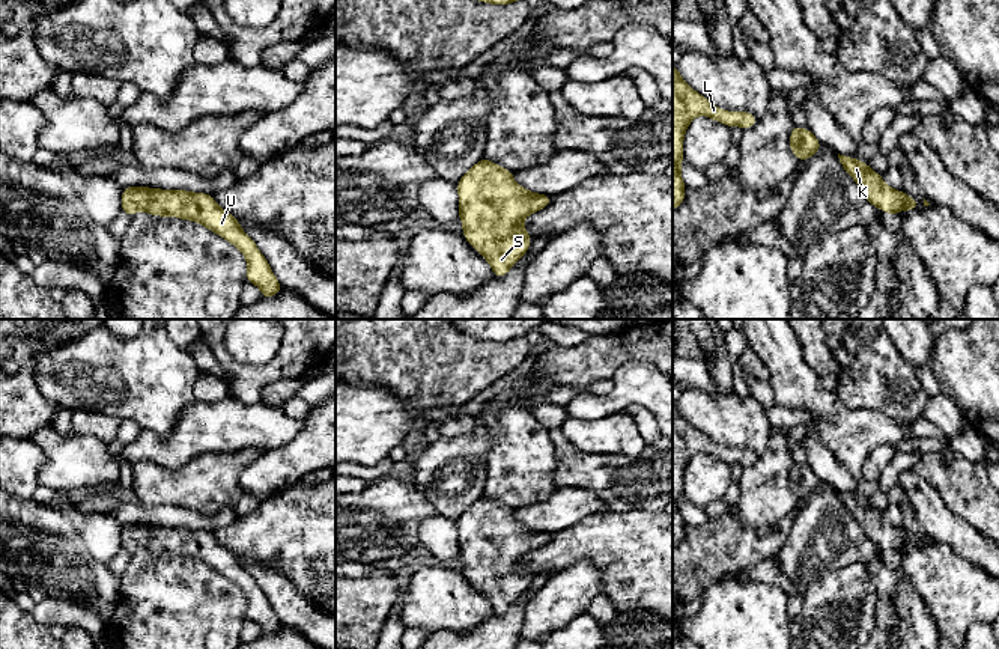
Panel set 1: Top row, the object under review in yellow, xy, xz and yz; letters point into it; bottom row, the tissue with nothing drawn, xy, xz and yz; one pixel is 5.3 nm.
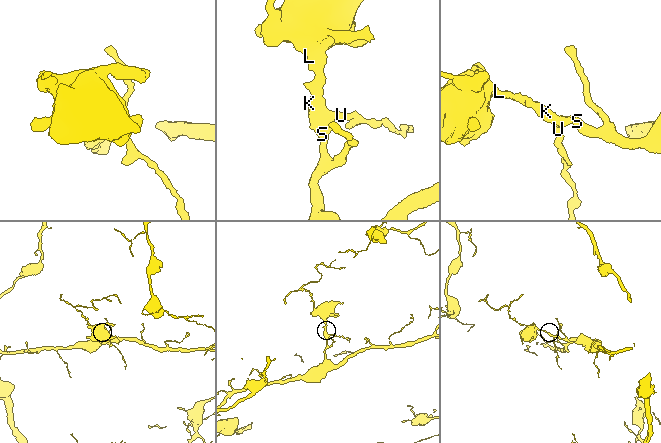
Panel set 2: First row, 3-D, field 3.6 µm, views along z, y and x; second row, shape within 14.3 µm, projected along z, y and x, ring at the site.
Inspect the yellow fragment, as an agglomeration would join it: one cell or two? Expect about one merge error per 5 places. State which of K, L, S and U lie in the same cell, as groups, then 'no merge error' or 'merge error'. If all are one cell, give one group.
groups K L S U; no merge error

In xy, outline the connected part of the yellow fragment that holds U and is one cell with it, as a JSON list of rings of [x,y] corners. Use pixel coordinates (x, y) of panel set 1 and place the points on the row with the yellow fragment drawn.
[[[141,185],[122,190],[122,212],[131,217],[137,211],[147,211],[155,217],[179,217],[203,224],[244,253],[248,264],[247,282],[260,288],[260,298],[281,292],[281,285],[256,242],[241,229],[239,221],[232,214],[217,205],[211,194]]]

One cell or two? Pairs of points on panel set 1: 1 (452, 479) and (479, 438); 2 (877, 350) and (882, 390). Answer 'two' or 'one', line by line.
1: one
2: one

